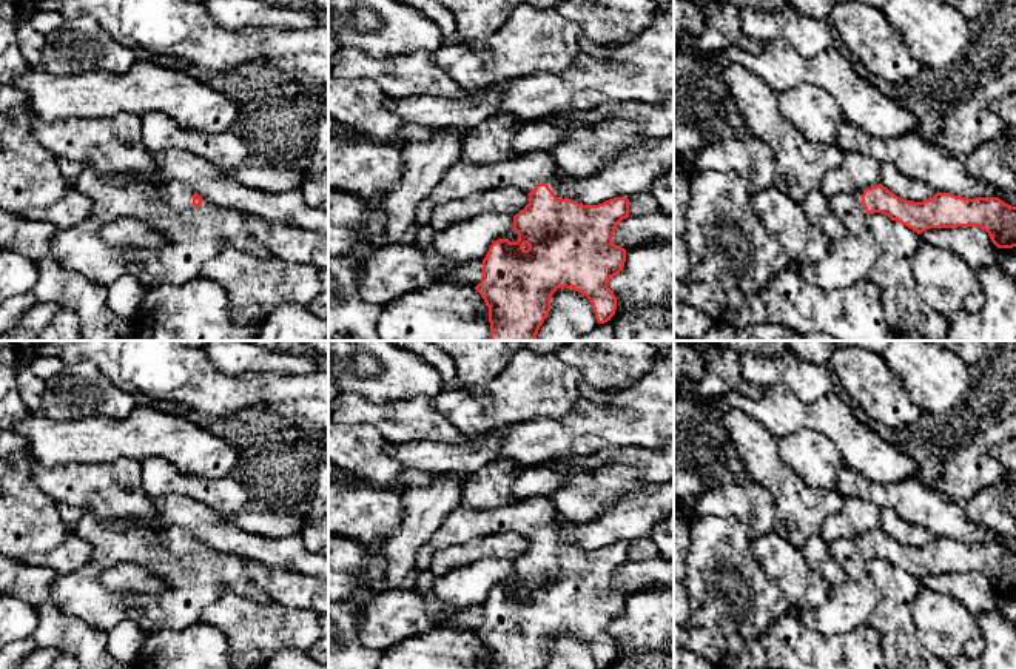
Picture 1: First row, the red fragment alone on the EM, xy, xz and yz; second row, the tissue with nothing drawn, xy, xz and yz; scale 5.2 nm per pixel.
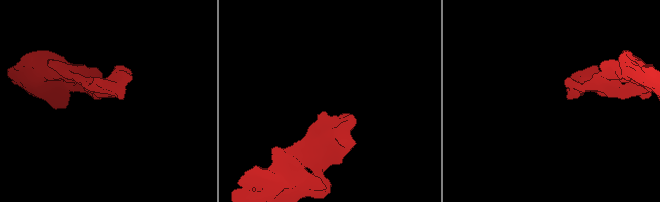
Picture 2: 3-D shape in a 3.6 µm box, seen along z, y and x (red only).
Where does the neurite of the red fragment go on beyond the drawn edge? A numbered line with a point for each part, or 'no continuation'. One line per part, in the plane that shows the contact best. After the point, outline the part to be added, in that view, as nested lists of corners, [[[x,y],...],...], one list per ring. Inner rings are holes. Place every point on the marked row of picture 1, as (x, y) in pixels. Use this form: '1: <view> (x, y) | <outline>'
1: xz (526, 171) | [[[547,151],[507,157],[495,163],[458,160],[444,171],[438,185],[418,203],[415,216],[418,225],[430,225],[432,213],[438,205],[506,187],[530,193],[538,183],[547,183],[558,199],[564,199],[566,190],[558,185],[563,173]]]

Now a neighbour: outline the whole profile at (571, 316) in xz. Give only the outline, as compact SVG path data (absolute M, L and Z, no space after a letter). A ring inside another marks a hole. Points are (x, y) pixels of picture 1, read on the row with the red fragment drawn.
M572 288L552 294L550 311L538 330L537 341L580 341L598 325L590 301Z

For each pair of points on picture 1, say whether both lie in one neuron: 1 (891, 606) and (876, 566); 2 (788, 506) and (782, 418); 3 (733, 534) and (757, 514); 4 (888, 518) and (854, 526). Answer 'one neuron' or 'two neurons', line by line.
1: one neuron
2: two neurons
3: two neurons
4: two neurons

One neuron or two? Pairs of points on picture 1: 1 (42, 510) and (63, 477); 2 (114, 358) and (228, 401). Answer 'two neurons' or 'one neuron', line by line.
1: two neurons
2: one neuron

